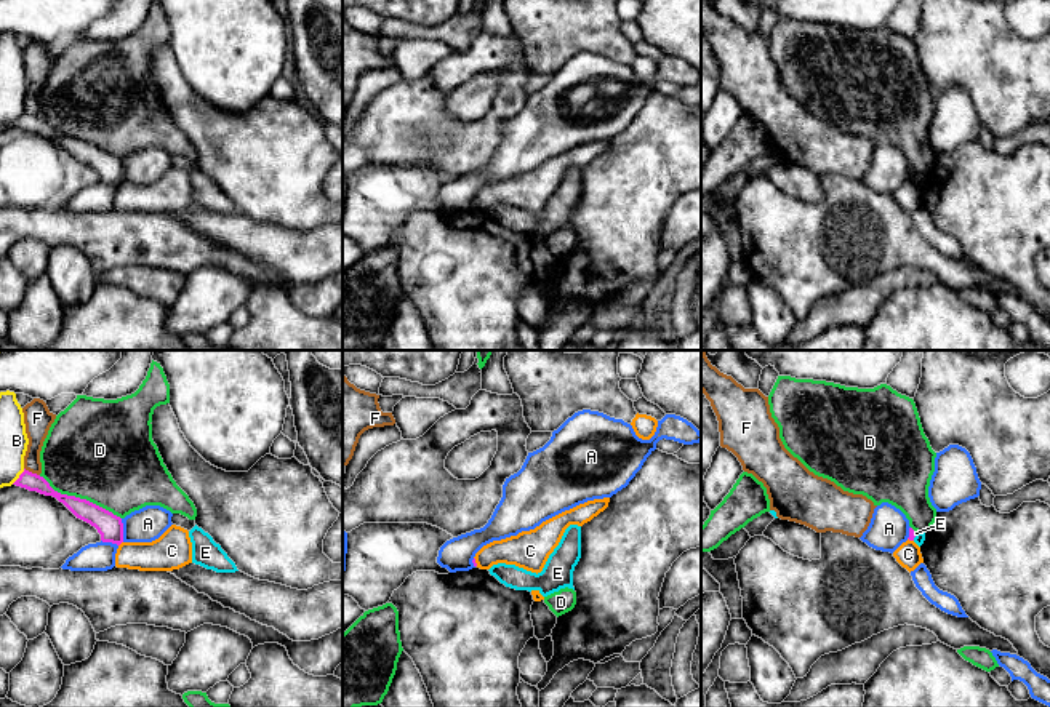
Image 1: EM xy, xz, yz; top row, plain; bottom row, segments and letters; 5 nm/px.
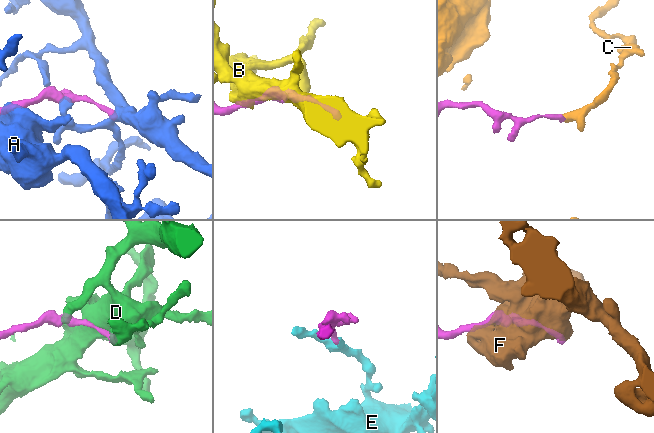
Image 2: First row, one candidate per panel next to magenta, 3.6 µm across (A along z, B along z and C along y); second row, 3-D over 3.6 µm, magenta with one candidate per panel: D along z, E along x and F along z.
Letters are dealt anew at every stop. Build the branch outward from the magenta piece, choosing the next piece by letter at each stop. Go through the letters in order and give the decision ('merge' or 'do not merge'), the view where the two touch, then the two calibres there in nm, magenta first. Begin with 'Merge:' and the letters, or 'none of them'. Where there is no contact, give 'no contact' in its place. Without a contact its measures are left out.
Merge: none of them
A: do not merge; contact in xy; calibres 130 and 170 nm
B: do not merge; contact in xy; calibres 90 and 140 nm
C: do not merge; contact in xy; calibres 130 and 180 nm
D: do not merge; contact in xy; calibres 130 and 500 nm
E: do not merge; contact in yz; calibres 30 and 50 nm
F: do not merge; contact in xy; calibres 90 and 130 nm

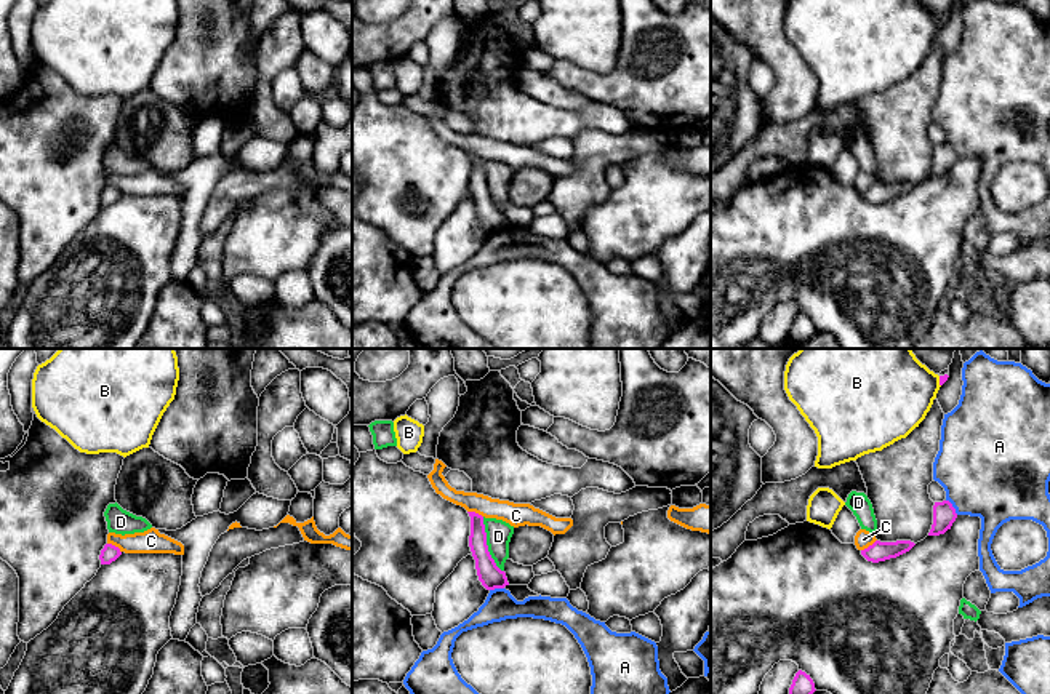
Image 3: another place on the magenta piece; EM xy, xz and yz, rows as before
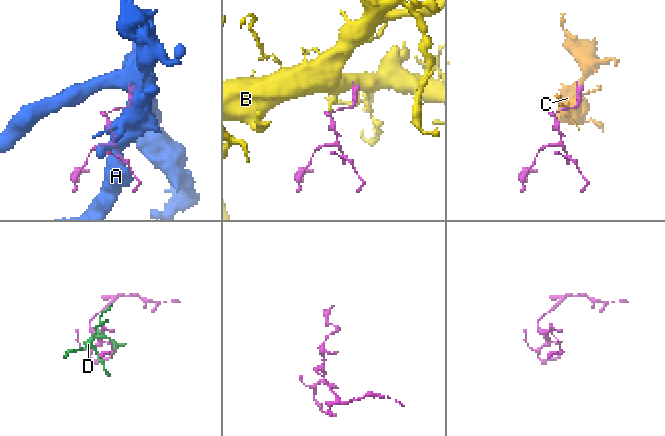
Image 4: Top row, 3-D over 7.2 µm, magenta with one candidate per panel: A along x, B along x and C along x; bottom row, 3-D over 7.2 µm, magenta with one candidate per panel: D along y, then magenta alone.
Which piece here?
Merge: none of them
A: do not merge; contact in yz; calibres 110 and 460 nm
B: do not merge; contact in yz; calibres 40 and 400 nm
C: do not merge; contact in xy; calibres 90 and 120 nm
D: do not merge; contact in xz; calibres 120 and 130 nm

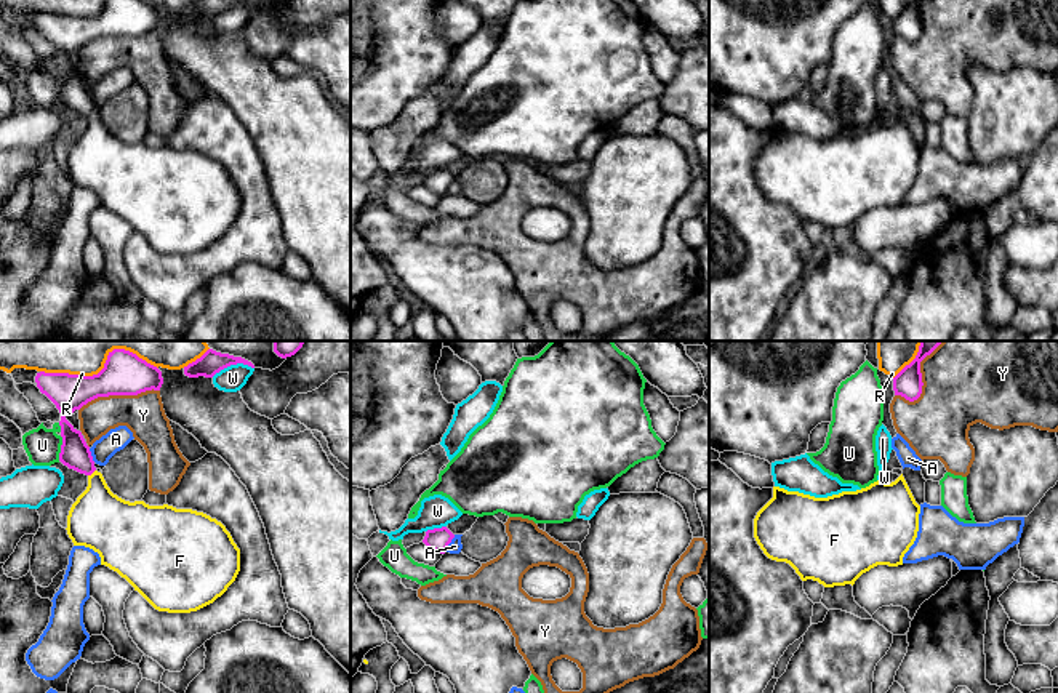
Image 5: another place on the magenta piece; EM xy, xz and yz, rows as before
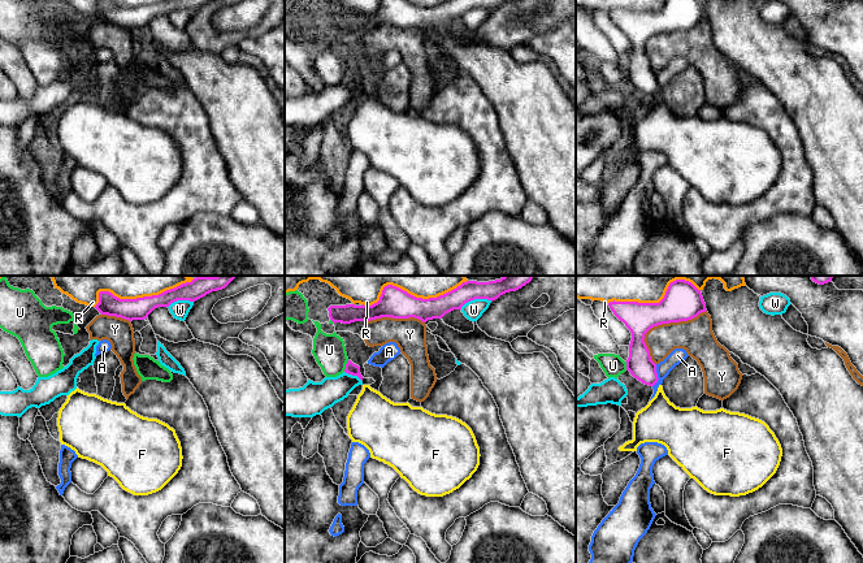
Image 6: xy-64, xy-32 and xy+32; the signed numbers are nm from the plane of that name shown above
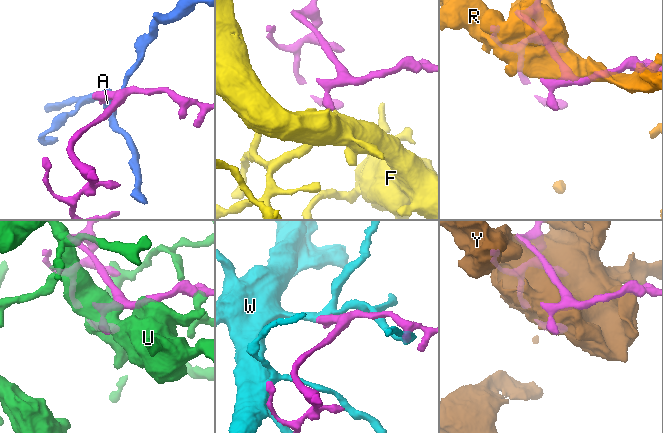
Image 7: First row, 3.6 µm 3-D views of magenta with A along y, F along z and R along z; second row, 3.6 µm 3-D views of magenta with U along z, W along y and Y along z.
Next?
Merge: F
A: do not merge; contact in xz; calibres 120 and 70 nm
F: merge; contact in xy; calibres 150 and 300 nm
R: do not merge; contact in xy; calibres 220 and 340 nm
U: do not merge; contact in xy; calibres 150 and 180 nm
W: do not merge; contact in xy; calibres 120 and 130 nm
Y: do not merge; contact in yz; calibres 140 and 460 nm

